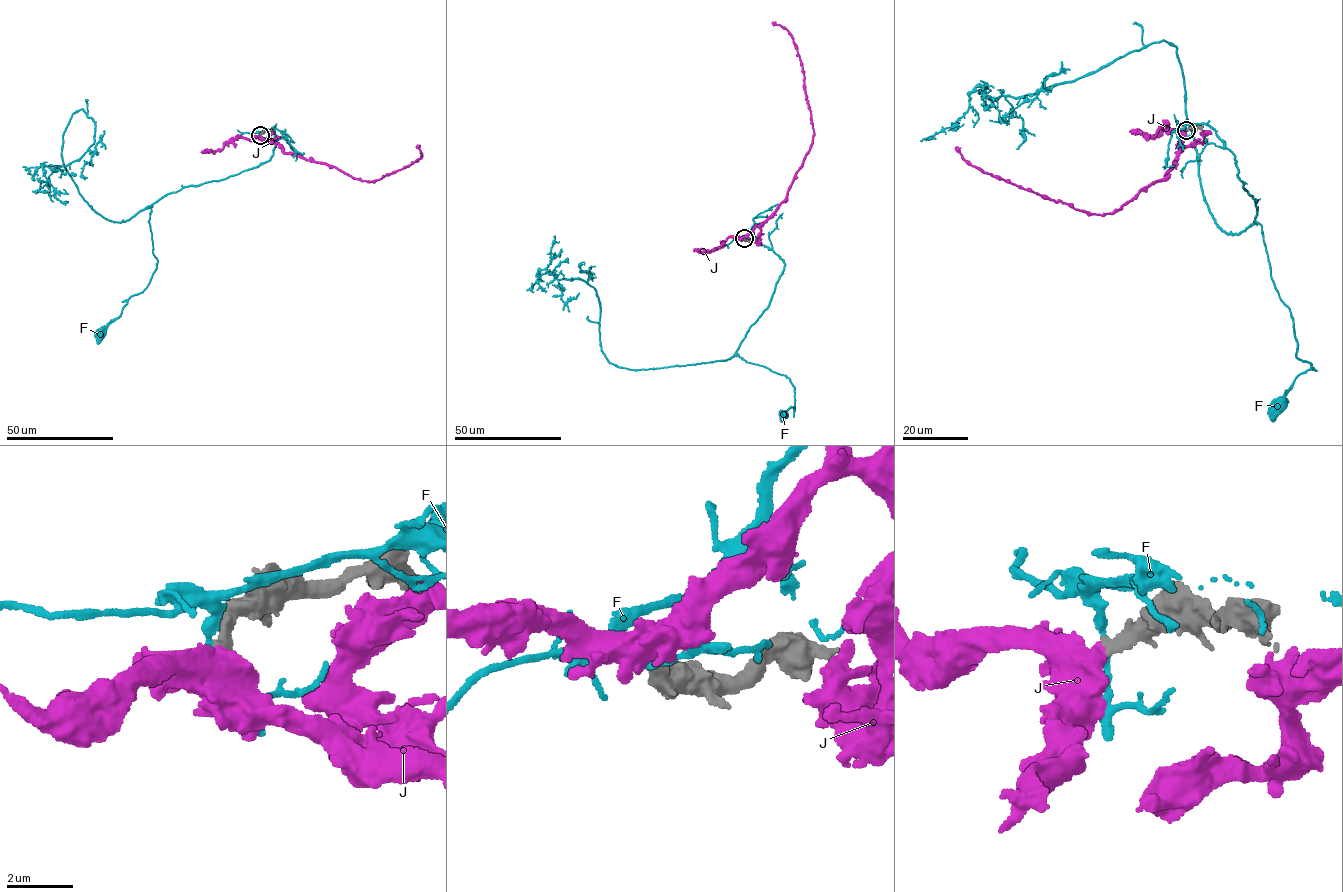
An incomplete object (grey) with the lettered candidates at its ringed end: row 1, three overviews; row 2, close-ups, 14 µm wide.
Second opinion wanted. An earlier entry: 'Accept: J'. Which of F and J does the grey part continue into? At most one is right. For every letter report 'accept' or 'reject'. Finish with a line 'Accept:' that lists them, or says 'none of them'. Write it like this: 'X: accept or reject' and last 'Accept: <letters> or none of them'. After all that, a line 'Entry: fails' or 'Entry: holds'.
F: reject
J: reject
Accept: none of them
Entry: fails

